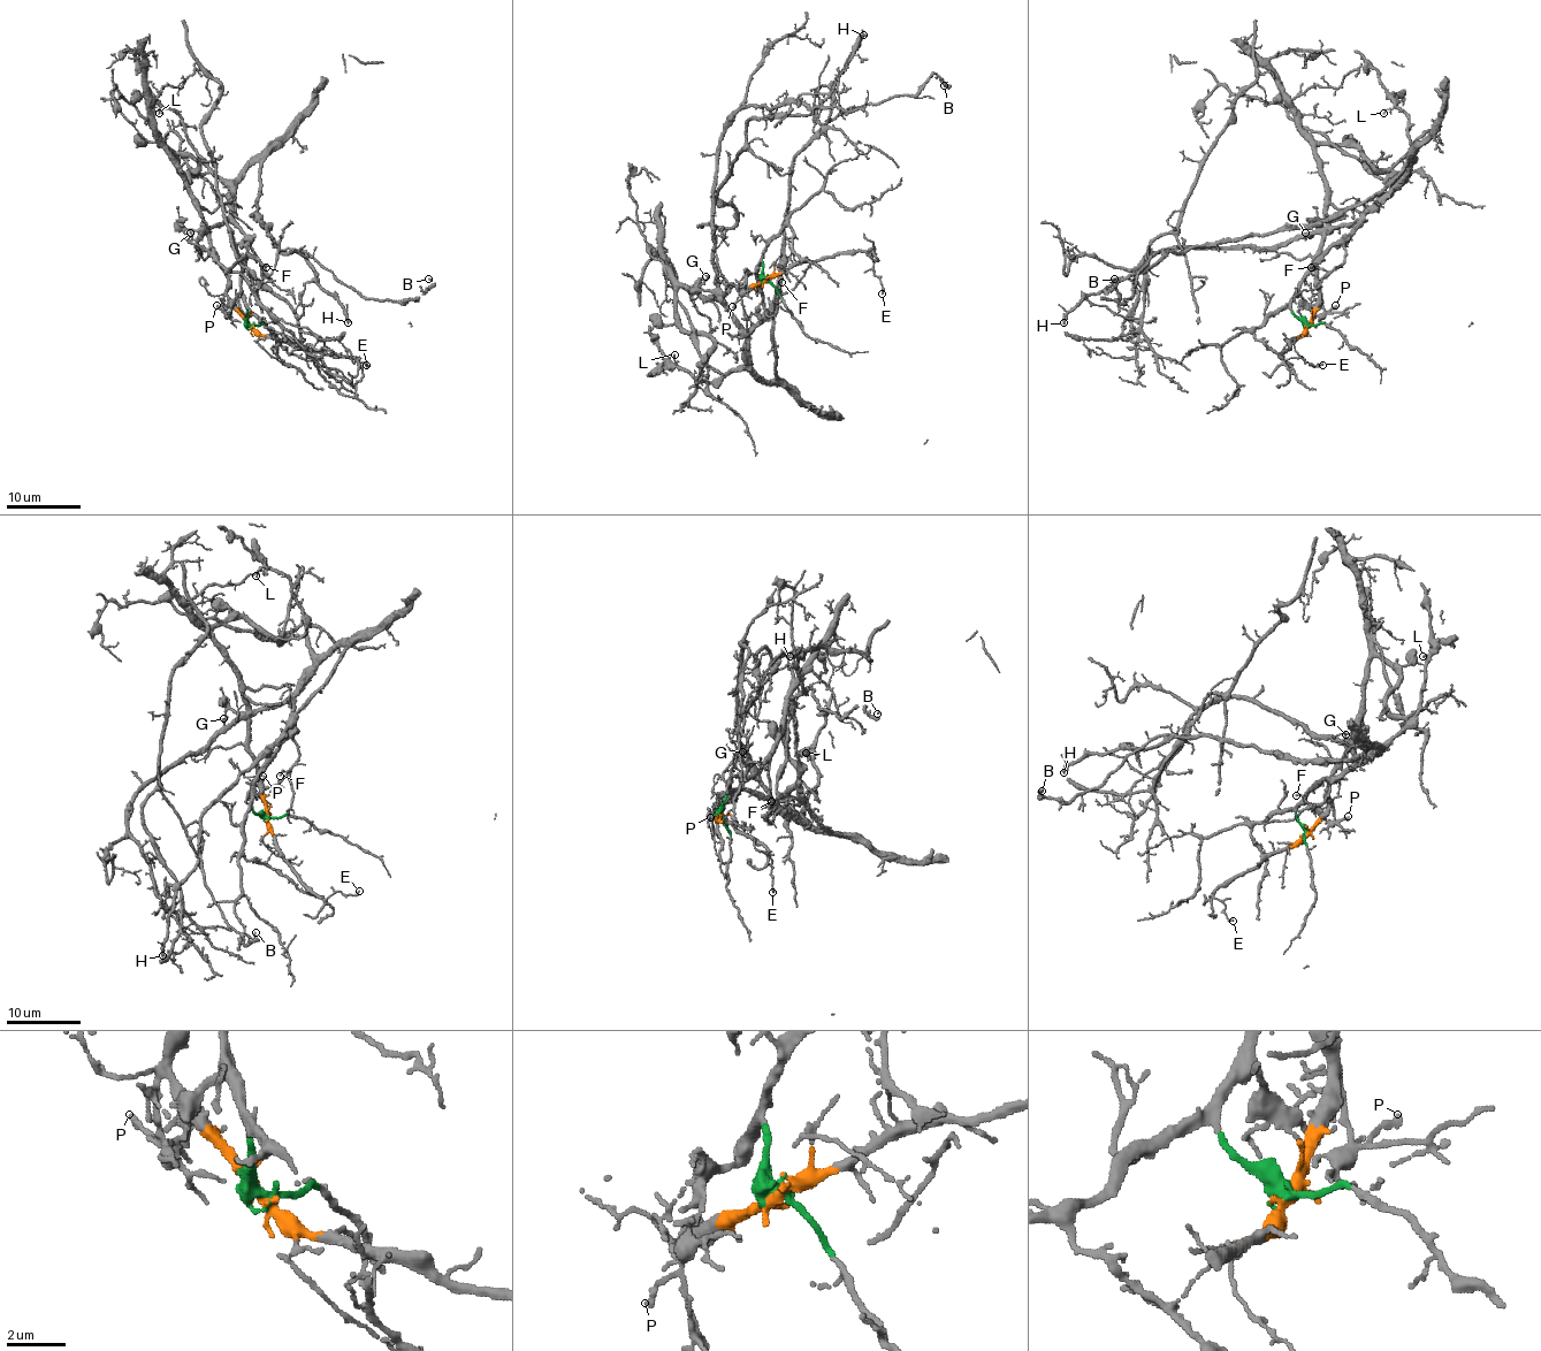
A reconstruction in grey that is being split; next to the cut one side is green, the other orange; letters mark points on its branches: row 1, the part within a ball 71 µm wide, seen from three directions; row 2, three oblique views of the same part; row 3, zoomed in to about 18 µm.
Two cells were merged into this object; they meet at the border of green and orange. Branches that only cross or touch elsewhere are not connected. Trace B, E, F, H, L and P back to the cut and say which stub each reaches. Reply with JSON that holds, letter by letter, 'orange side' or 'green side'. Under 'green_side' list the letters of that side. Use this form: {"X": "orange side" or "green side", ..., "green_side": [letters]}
{"B": "green side", "E": "orange side", "F": "green side", "H": "green side", "L": "green side", "P": "orange side", "green_side": ["B", "F", "H", "L"]}

